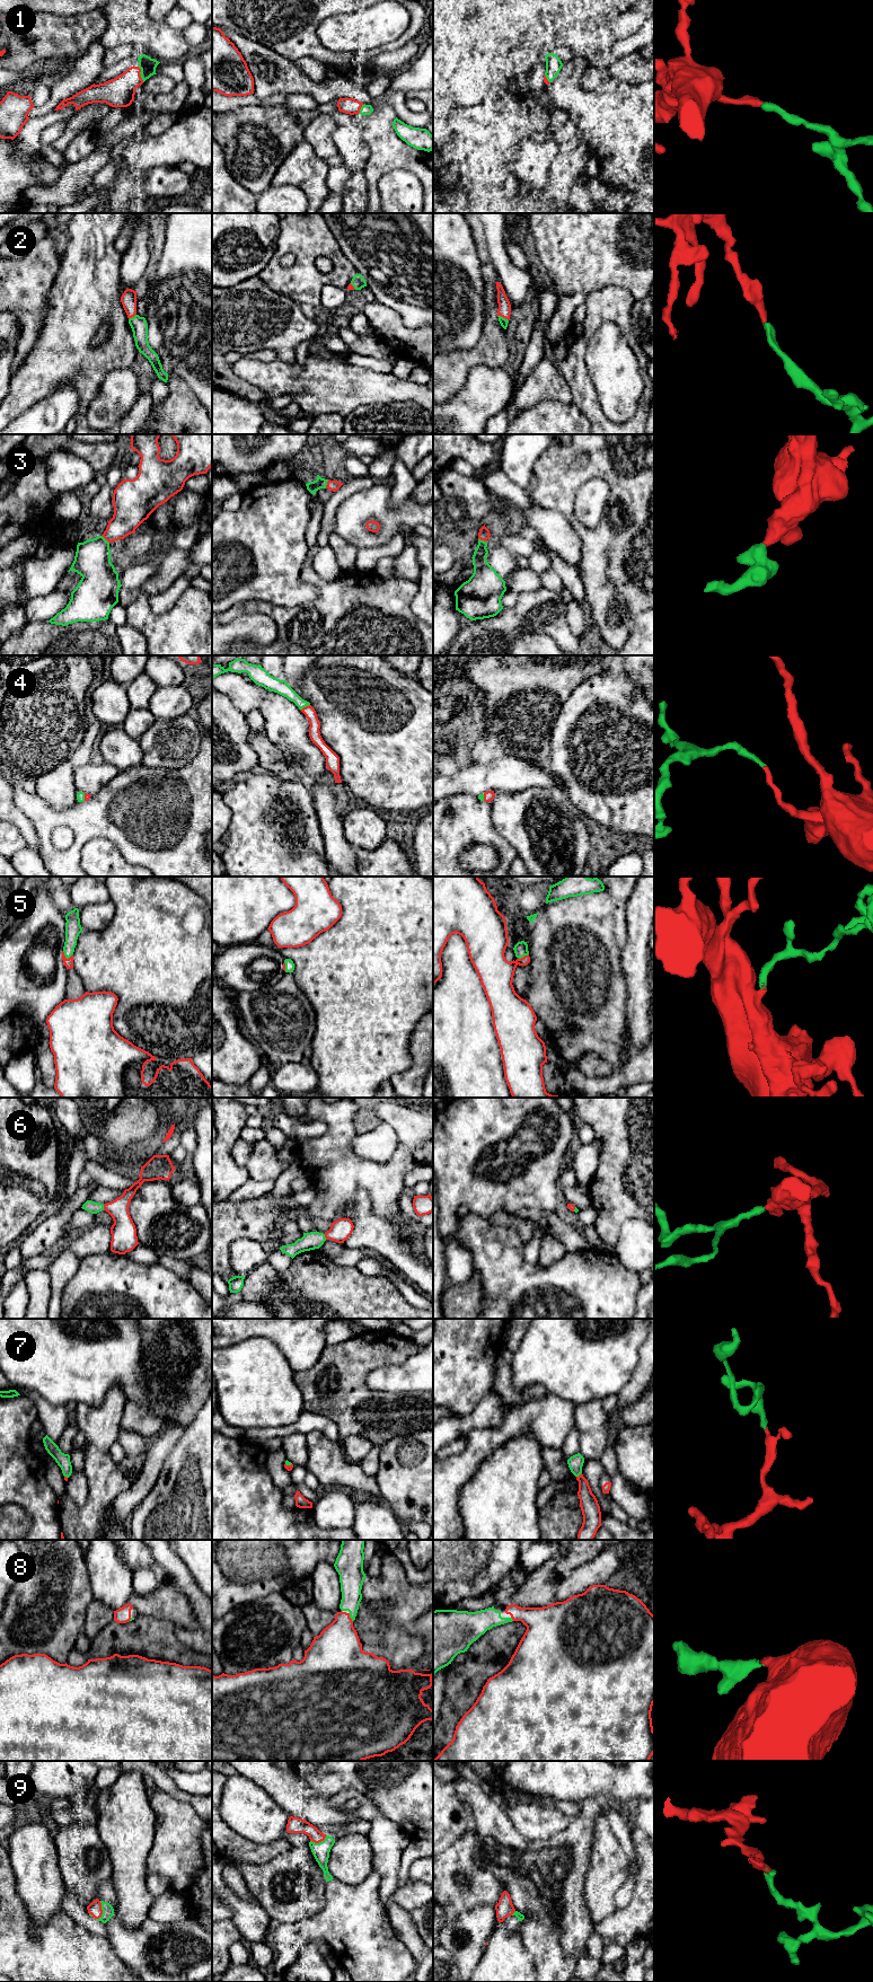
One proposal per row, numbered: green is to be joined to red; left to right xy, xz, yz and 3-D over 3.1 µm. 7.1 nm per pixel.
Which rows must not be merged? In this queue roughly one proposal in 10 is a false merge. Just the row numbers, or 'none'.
none

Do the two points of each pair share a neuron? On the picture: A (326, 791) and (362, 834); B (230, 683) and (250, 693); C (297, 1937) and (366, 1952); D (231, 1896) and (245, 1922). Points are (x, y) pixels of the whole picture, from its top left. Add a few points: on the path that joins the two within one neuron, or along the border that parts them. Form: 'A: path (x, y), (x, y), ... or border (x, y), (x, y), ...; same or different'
A: border (342, 817), (345, 838), (350, 843); different
B: path (235, 686), (246, 693); same
C: path (314, 1931), (345, 1931), (349, 1935); same
D: path (236, 1903), (245, 1912), (245, 1916); same

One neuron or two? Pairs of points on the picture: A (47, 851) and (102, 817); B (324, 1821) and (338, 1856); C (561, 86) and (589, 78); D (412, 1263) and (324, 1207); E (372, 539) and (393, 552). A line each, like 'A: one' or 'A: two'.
A: one
B: two
C: two
D: two
E: two

